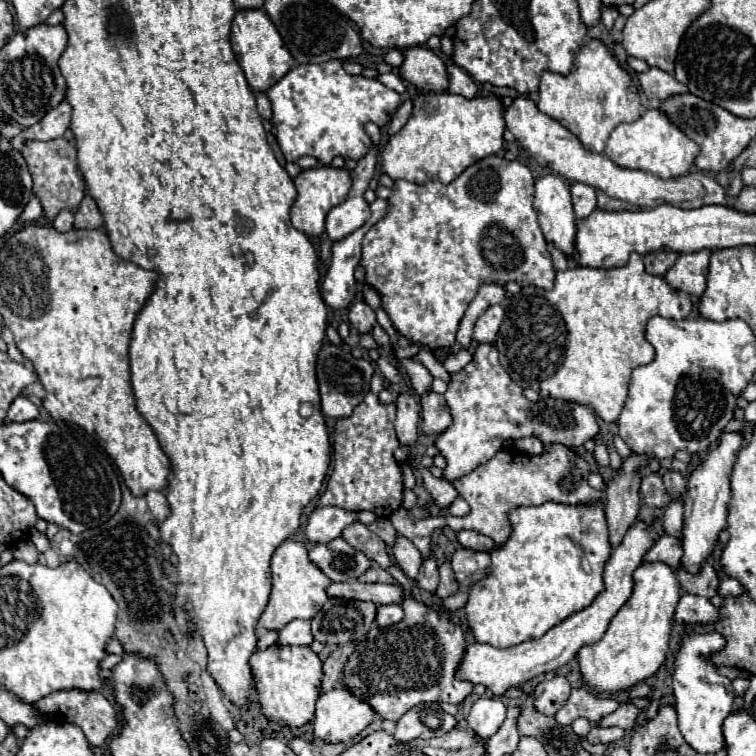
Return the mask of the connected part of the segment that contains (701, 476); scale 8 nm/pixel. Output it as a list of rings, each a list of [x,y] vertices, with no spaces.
[[[722,432],[722,436],[716,442],[716,448],[712,448],[706,458],[692,470],[688,478],[688,492],[682,496],[684,502],[684,528],[682,528],[682,546],[684,556],[680,562],[680,568],[698,574],[706,562],[706,558],[716,550],[720,532],[728,526],[728,504],[732,498],[730,490],[730,476],[738,458],[738,450],[742,446],[742,434],[740,432]]]

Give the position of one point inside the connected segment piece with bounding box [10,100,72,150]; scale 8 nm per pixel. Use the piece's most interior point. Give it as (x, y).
(53, 125)

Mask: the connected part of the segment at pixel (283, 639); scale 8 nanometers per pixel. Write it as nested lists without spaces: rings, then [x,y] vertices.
[[[294,620],[290,624],[286,624],[280,630],[280,638],[278,644],[292,644],[292,646],[302,646],[302,644],[312,644],[314,636],[310,630],[310,620]]]

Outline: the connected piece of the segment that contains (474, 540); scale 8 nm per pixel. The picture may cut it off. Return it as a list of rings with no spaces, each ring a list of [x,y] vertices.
[[[460,530],[460,532],[456,532],[456,538],[458,538],[458,542],[464,548],[472,548],[472,550],[486,550],[486,552],[490,552],[490,550],[496,548],[494,540],[486,538],[484,534],[480,534],[476,530]]]

